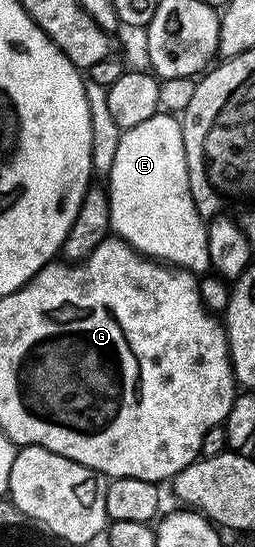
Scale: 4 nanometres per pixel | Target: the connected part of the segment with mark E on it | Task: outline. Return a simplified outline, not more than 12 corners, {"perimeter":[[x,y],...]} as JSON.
{"perimeter":[[180,120],[126,129],[112,232],[152,260],[209,269]]}

